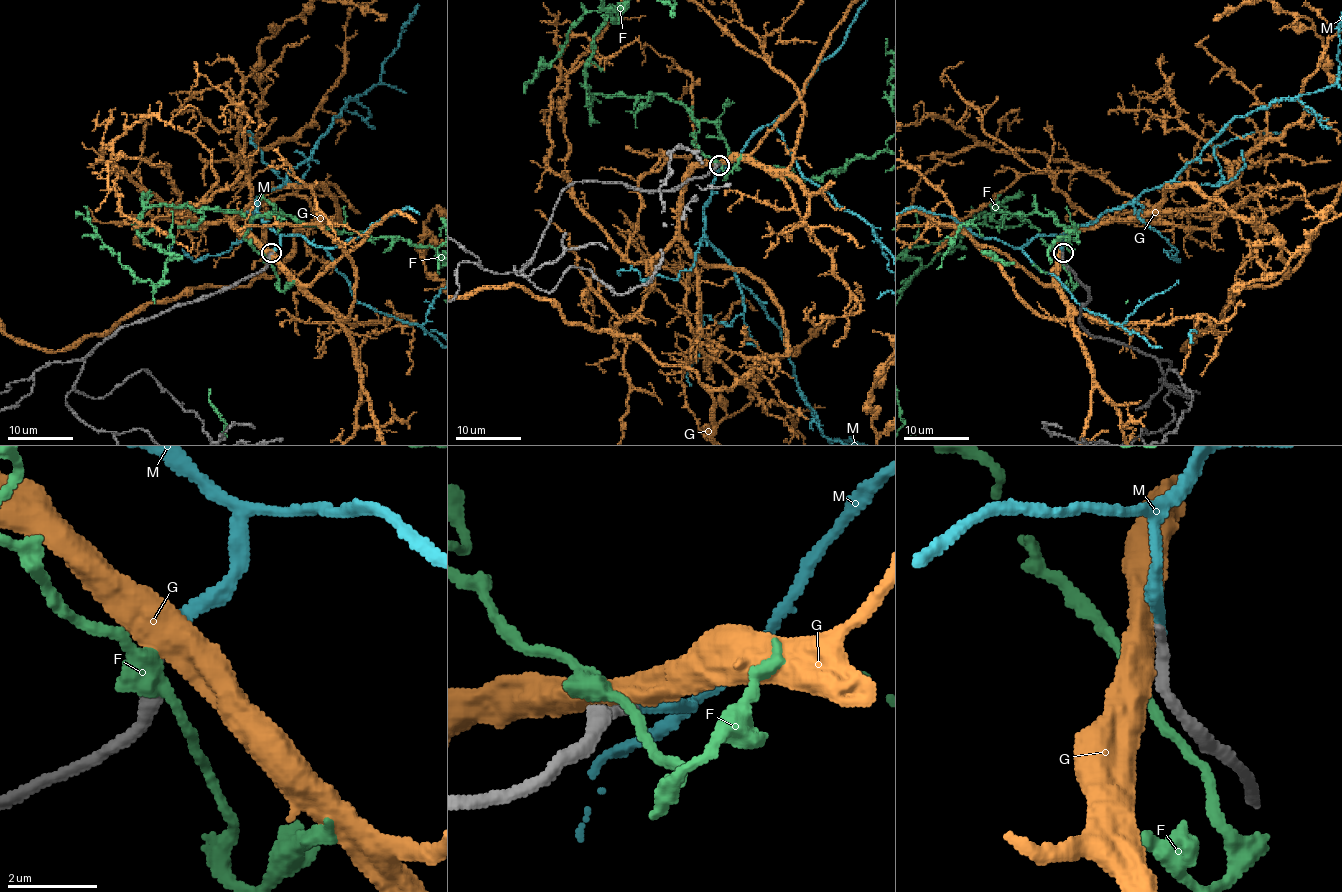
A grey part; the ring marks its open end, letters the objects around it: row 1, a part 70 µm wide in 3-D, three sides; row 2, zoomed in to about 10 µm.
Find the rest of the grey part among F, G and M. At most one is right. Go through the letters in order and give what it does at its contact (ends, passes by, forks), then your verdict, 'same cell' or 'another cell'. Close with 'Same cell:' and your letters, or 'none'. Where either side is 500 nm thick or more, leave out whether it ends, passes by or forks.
F: it passes by | another cell
G: another cell
M: it ends | same cell
Same cell: M

